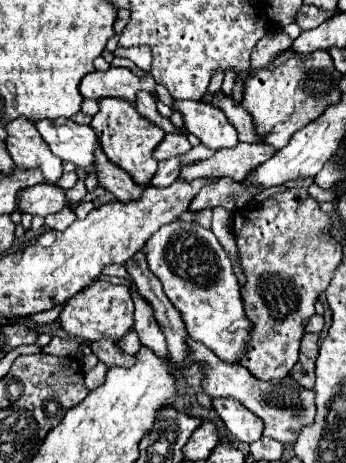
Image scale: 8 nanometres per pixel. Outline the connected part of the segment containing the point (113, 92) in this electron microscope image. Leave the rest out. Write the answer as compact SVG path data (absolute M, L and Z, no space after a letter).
M110 68L108 72L92 72L82 78L80 92L84 98L124 98L128 102L136 100L136 94L140 90L156 94L156 80L144 72L142 76L136 76L130 68Z

